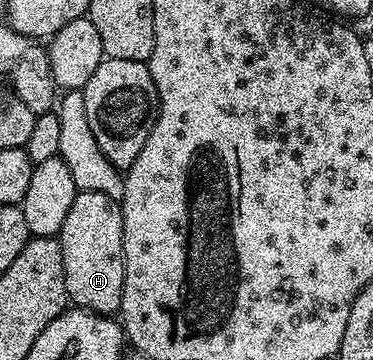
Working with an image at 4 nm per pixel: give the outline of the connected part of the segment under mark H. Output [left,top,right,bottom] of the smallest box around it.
[57,191,125,317]

